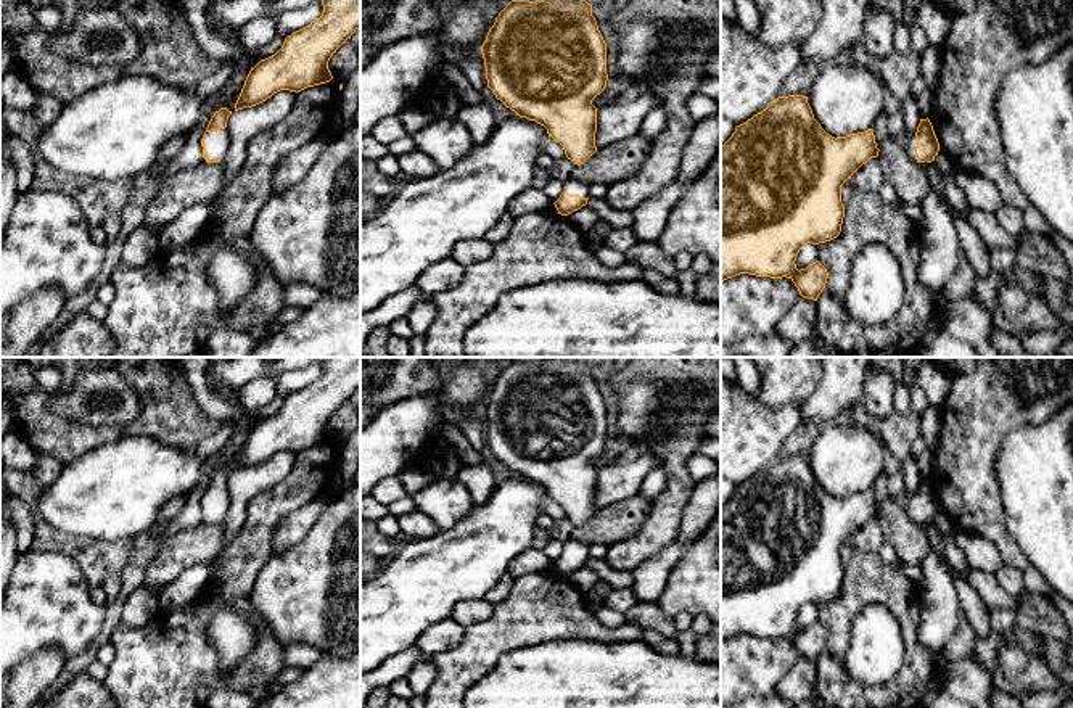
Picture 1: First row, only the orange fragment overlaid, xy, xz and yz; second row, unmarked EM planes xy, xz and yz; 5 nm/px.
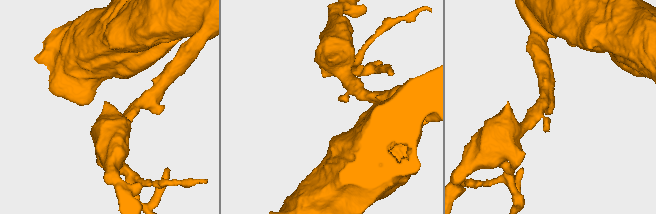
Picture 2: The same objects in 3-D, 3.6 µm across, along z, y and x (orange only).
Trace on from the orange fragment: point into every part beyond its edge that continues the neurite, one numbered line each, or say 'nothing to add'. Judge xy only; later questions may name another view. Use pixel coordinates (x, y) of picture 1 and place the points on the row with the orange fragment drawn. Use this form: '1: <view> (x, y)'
1: xy (216, 144)

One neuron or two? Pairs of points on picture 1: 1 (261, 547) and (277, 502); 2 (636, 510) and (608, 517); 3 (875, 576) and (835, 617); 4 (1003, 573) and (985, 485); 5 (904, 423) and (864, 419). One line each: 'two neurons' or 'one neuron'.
1: one neuron
2: one neuron
3: one neuron
4: two neurons
5: one neuron

